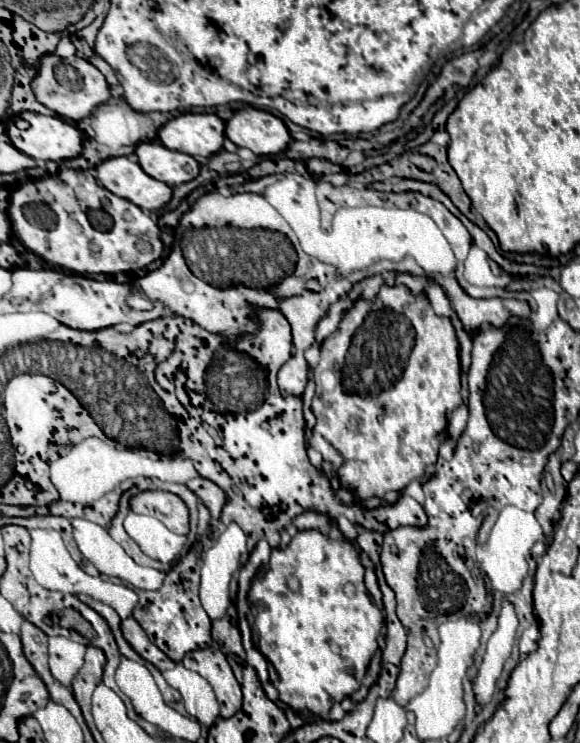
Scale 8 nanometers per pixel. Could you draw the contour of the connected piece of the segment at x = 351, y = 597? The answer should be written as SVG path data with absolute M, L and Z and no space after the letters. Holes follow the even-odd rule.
M319 529L297 531L285 549L271 549L269 565L265 565L253 579L249 591L247 621L253 633L255 647L269 661L271 683L279 691L279 699L291 709L309 709L325 717L333 701L343 699L359 689L361 679L367 671L371 655L377 651L377 637L383 625L383 611L373 603L363 583L365 569L359 561L359 553L353 541L345 535L331 539ZM287 577L297 577L301 589L297 593L287 591ZM347 587L353 587L349 593Z

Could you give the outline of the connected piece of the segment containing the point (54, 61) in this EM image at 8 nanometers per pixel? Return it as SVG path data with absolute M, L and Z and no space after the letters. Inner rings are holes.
M43 55L39 59L39 67L37 67L37 75L31 81L35 99L45 105L47 109L55 111L59 117L63 119L73 119L79 121L83 117L87 117L97 105L105 103L109 99L109 85L105 81L105 77L99 73L99 69L95 65L91 65L85 59L75 59L75 61L63 61L57 55ZM55 67L57 67L57 81L55 81Z

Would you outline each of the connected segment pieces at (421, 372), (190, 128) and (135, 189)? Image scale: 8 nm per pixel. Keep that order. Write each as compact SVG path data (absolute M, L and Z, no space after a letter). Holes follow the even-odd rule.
M383 285L377 293L377 297L373 301L369 299L357 299L355 305L343 315L337 331L333 335L329 335L323 345L321 345L321 363L315 371L315 383L317 383L317 395L313 397L313 413L316 417L316 425L312 429L312 436L308 441L308 445L316 449L322 454L325 461L328 461L336 474L339 475L339 481L343 487L351 489L357 499L369 499L369 497L383 497L387 491L401 491L405 489L413 479L419 479L423 473L425 473L425 467L435 463L437 461L437 449L441 445L441 441L445 439L445 431L447 431L447 423L449 423L449 417L451 413L463 403L461 401L461 367L459 367L459 343L457 343L457 337L455 337L455 329L453 329L453 323L449 317L439 317L435 315L429 299L425 293L419 293L419 295L413 295L405 285ZM403 319L411 321L411 327L413 329L403 329ZM323 369L329 369L335 373L335 379L337 379L337 385L335 389L331 391L325 391L323 387L319 387L319 375ZM355 395L363 397L363 403L365 405L359 405L355 401Z
M181 113L167 121L157 135L167 149L209 157L223 147L225 123L215 113Z
M111 157L101 161L97 167L97 181L111 193L133 201L141 209L161 209L173 189L167 183L151 179L137 163L127 157Z

